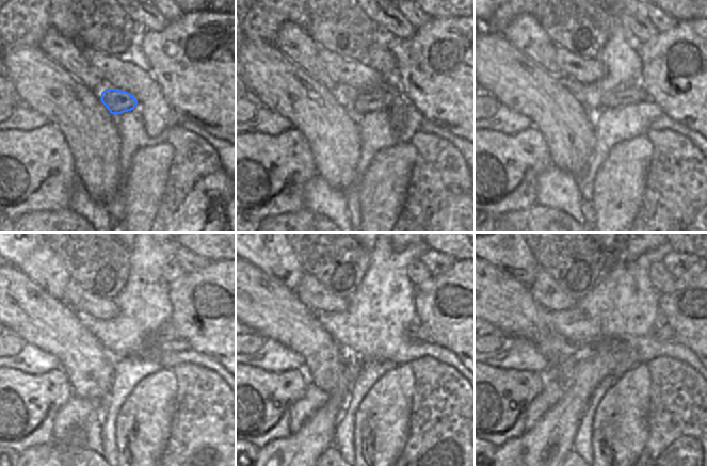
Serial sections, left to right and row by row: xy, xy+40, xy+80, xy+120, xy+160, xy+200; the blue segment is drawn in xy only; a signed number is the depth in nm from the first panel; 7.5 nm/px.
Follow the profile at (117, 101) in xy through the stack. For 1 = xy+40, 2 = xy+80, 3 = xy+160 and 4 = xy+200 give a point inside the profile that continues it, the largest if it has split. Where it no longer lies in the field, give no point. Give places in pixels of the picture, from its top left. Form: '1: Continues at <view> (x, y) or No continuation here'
1: Continues at xy+40 (366, 101)
2: Continues at xy+80 (625, 94)
3: Continues at xy+160 (414, 331)
4: Continues at xy+200 (662, 331)

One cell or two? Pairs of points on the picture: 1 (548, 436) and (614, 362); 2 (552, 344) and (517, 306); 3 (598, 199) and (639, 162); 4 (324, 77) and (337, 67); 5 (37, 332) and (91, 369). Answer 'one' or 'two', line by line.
1: one
2: one
3: one
4: two
5: one

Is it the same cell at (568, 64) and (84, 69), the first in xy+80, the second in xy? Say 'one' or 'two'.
two

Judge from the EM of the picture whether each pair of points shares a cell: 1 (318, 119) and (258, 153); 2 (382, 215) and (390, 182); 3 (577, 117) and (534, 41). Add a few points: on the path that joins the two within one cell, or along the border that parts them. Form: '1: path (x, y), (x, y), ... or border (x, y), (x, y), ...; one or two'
1: border (293, 126), (301, 132), (311, 151); two
2: path (382, 207), (383, 191); one
3: border (534, 62), (559, 80); two

